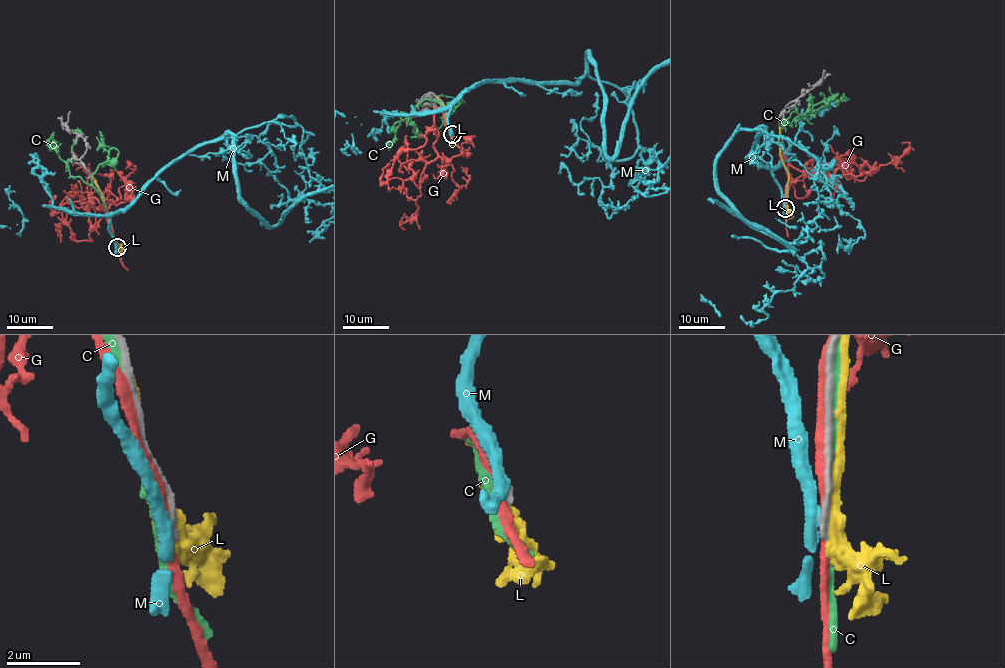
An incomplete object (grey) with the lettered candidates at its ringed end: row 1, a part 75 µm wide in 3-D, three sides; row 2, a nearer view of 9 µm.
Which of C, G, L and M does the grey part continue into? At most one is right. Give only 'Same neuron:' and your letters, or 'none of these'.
Same neuron: none of these

